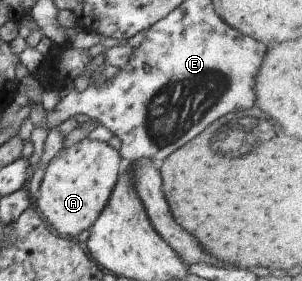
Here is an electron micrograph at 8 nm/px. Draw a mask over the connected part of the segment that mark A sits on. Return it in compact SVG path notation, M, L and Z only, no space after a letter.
M86 137L64 151L60 150L50 160L34 205L40 208L52 231L62 237L77 238L84 230L89 230L106 208L124 165L119 151L108 142Z

